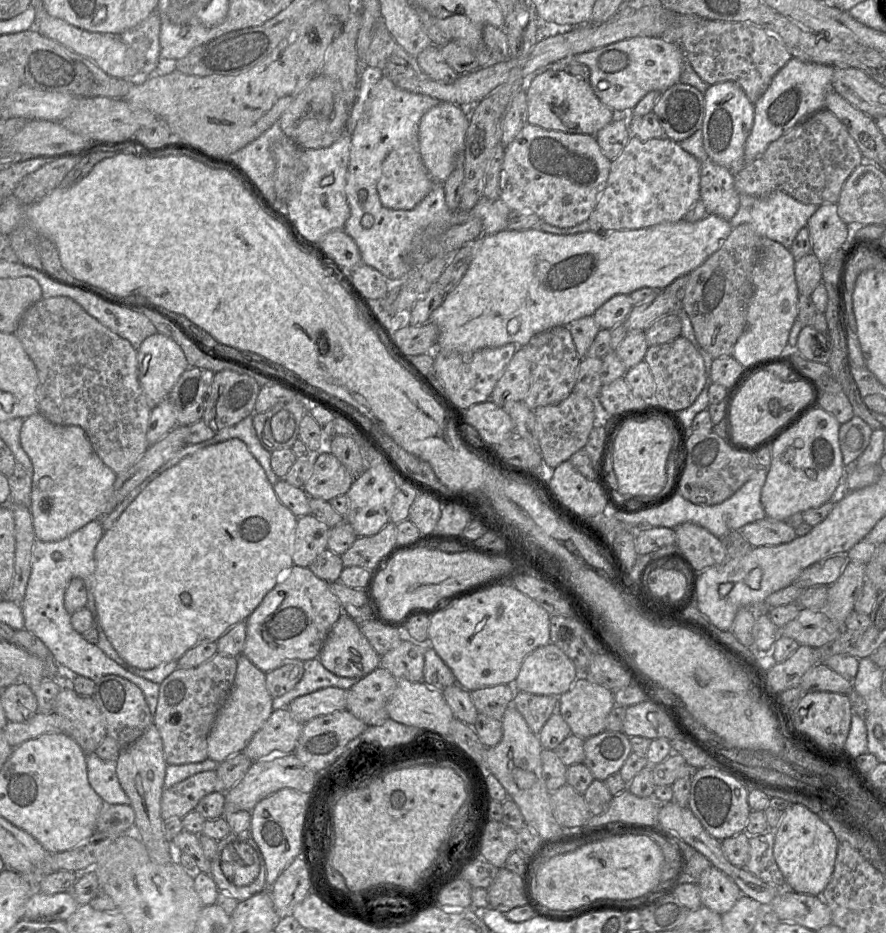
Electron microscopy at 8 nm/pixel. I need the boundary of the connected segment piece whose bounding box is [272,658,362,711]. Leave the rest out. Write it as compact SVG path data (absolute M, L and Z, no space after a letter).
M319 658L304 661L304 674L301 680L290 691L280 697L273 698L273 711L280 708L287 708L295 698L322 688L337 687L349 690L361 679L339 677L333 674L322 665Z

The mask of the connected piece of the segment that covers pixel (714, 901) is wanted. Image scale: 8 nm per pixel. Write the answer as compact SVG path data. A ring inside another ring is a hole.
M714 866L706 869L698 882L702 906L723 915L742 896L738 886Z

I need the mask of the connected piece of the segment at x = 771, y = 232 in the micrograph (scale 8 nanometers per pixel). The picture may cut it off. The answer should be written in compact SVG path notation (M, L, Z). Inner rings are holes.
M780 189L765 198L750 195L739 196L740 207L729 221L732 228L741 224L750 224L761 237L778 242L789 250L800 229L807 226L809 219L820 206L802 203Z

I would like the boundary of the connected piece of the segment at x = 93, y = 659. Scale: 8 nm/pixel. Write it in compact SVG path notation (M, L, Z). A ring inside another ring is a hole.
M94 520L73 532L68 537L55 542L35 539L32 549L32 569L25 597L20 604L24 629L37 636L52 652L54 659L66 676L83 676L98 682L107 675L117 675L137 685L144 693L152 716L158 706L160 684L139 677L109 658L96 644L84 639L71 625L71 614L64 606L64 596L70 581L81 578L85 582L87 594L94 592L95 548L104 535L101 520Z

